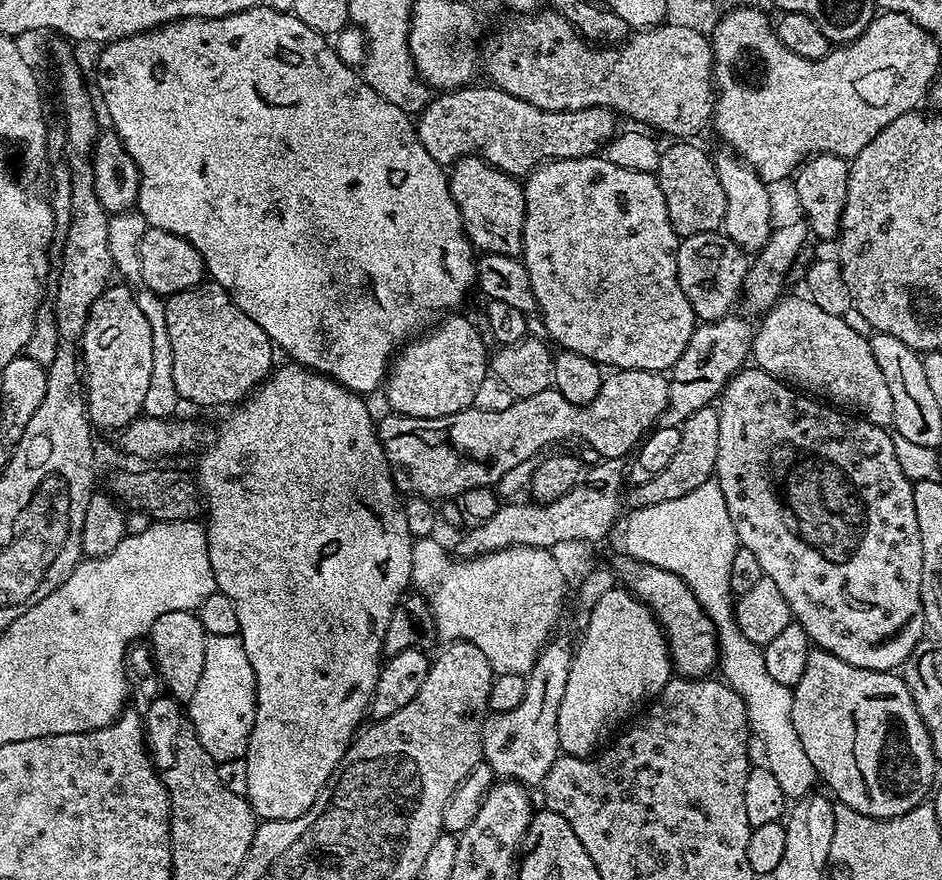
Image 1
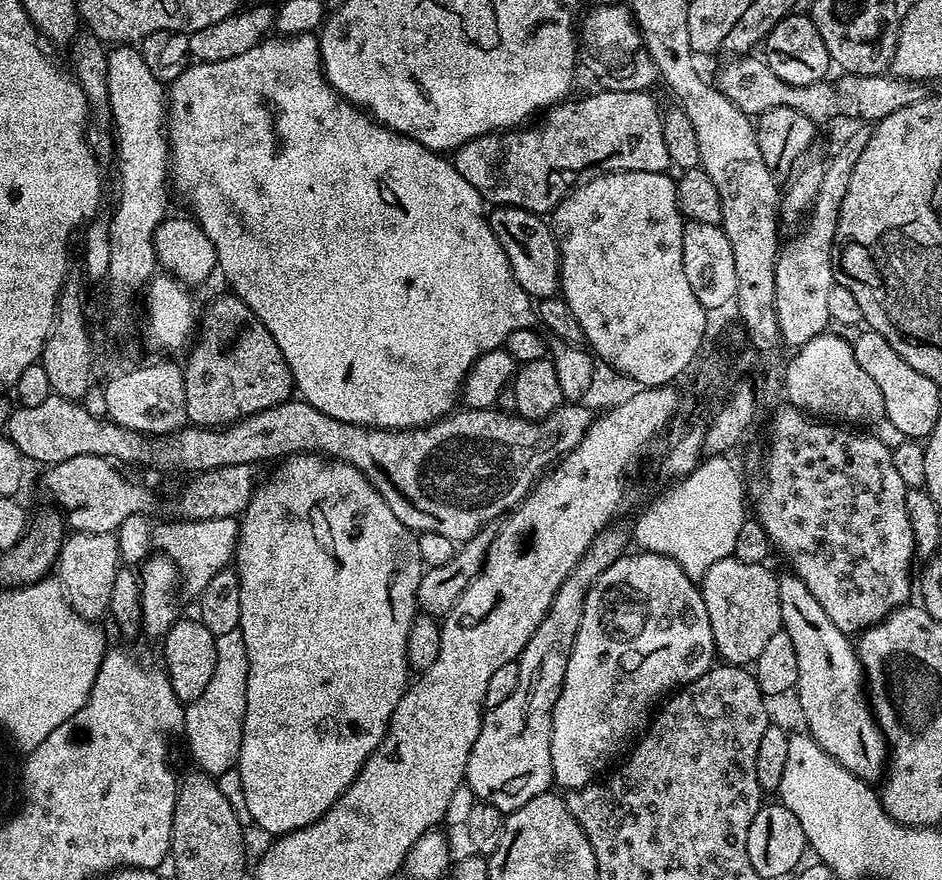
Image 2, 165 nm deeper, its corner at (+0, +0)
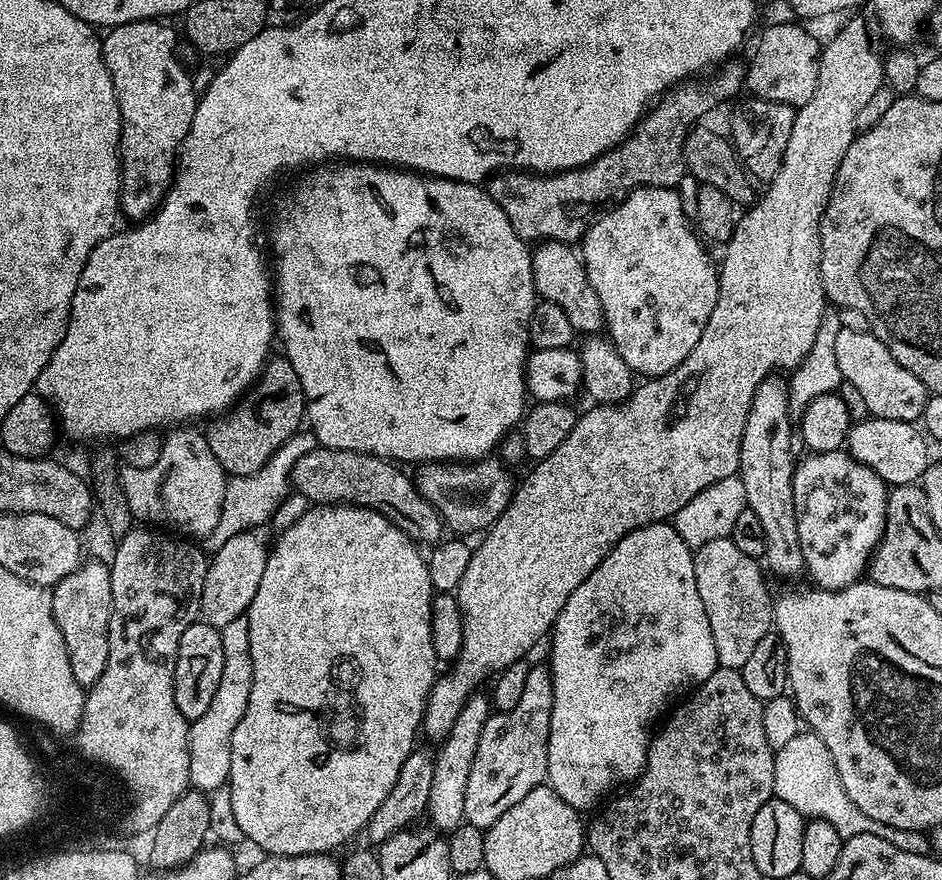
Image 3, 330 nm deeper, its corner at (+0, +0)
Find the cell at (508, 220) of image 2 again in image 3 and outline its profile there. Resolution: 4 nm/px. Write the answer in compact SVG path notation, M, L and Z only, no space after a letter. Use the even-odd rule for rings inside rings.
M557 240L537 243L532 252L532 273L537 297L554 302L554 306L562 306L562 310L566 310L566 318L570 318L570 326L574 326L578 334L600 334L605 331L602 302L598 302L598 294L594 286L590 286L583 255L573 245Z

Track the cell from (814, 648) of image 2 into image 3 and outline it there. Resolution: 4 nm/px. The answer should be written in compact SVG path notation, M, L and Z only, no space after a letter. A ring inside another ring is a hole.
M767 376L758 386L754 402L750 402L750 414L746 414L746 430L742 430L738 475L742 487L746 489L747 508L754 510L766 534L766 550L762 560L767 571L776 576L796 576L804 572L804 559L802 542L798 542L798 522L794 514L792 489L792 475L796 469L792 460L794 416L788 411L788 385L783 379L776 379L780 378Z

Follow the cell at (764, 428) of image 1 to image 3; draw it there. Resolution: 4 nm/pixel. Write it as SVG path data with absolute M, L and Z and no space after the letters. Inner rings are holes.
M847 450L805 455L804 461L796 464L792 475L794 490L794 514L798 522L798 542L802 542L804 572L818 588L836 592L857 583L865 575L872 552L882 538L886 526L886 502L889 485L862 462L853 458Z

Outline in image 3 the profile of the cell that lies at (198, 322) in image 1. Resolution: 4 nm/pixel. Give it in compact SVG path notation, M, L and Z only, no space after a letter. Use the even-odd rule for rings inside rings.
M287 358L269 359L260 379L235 406L219 418L213 419L206 429L206 437L214 457L229 477L254 474L288 438L299 432L306 420L306 405L302 382L294 374Z

